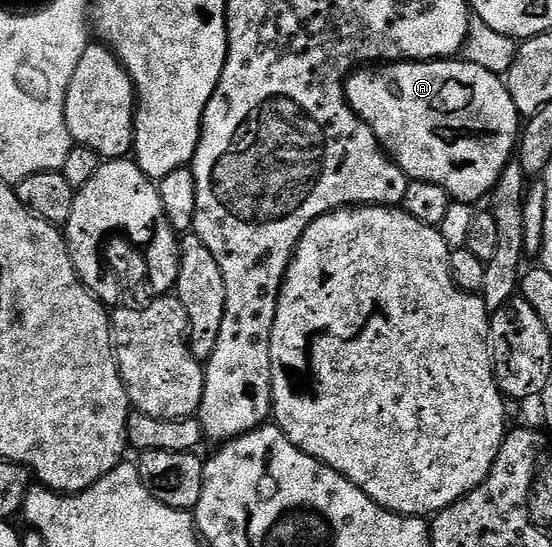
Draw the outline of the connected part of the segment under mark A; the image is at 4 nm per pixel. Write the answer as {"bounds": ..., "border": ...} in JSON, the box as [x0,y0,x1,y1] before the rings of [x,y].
{"bounds":[344,58,518,206],"border":[[[449,58],[447,60],[426,60],[423,62],[388,62],[383,66],[364,66],[353,71],[344,82],[344,98],[349,108],[356,113],[359,123],[372,131],[377,144],[399,166],[401,172],[412,180],[425,180],[438,187],[453,201],[469,206],[475,205],[475,200],[482,201],[492,192],[503,169],[514,154],[514,145],[518,139],[518,113],[510,94],[505,88],[505,81],[497,73],[484,69],[480,65],[471,64],[464,58]]]}

